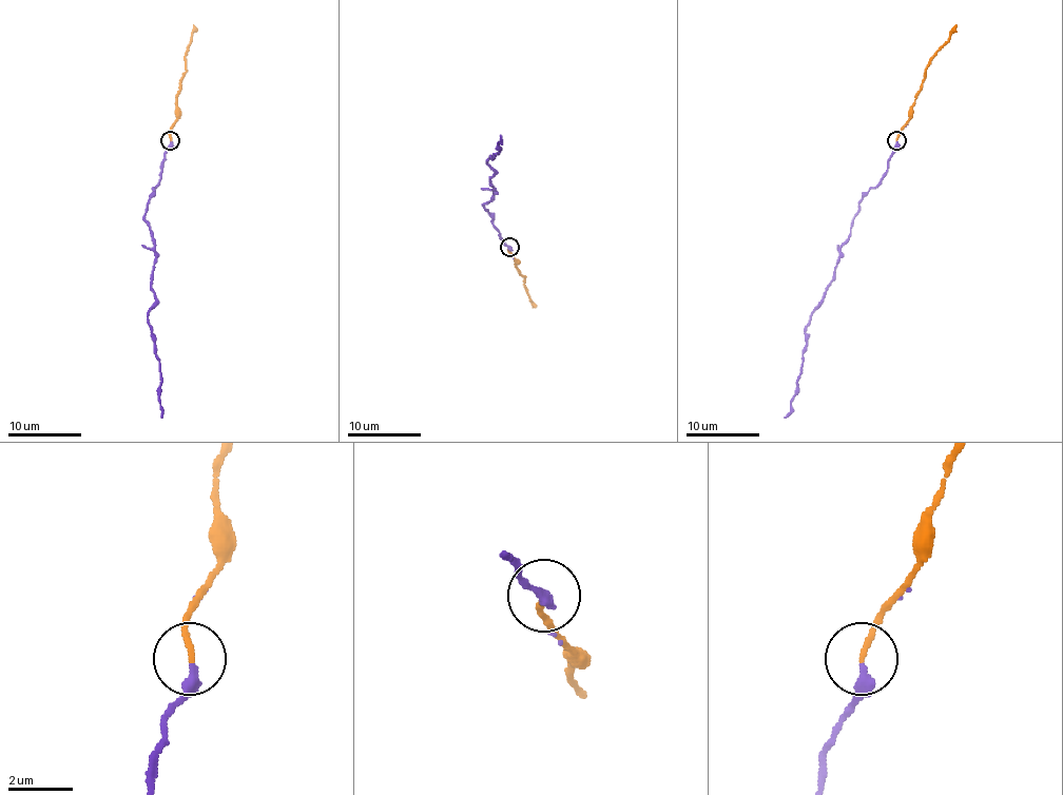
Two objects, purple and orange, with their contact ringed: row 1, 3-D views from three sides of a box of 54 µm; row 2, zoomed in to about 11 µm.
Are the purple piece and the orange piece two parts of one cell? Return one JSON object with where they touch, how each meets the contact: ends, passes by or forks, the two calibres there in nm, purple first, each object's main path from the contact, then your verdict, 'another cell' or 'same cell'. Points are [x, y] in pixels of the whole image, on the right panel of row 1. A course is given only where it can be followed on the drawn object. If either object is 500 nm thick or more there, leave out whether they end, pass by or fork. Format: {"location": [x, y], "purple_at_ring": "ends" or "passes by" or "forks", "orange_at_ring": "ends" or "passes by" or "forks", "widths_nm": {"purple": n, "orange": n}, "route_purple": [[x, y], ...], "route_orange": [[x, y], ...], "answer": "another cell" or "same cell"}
{"location": [896, 140], "purple_at_ring": "ends", "orange_at_ring": "ends", "widths_nm": {"purple": 320, "orange": 150}, "route_purple": [[895, 140], [887, 174], [859, 202], [831, 283], [811, 313], [804, 332], [801, 372], [791, 411], [784, 417]], "route_orange": [[895, 140], [909, 118], [929, 59], [957, 24]], "answer": "same cell"}

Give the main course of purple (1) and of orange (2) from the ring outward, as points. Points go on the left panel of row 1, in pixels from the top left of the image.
1: (171, 140), (145, 217), (156, 262), (151, 283), (156, 303), (147, 313), (159, 362), (161, 417)
2: (171, 140), (169, 130), (176, 118), (176, 94), (186, 71), (193, 24)

